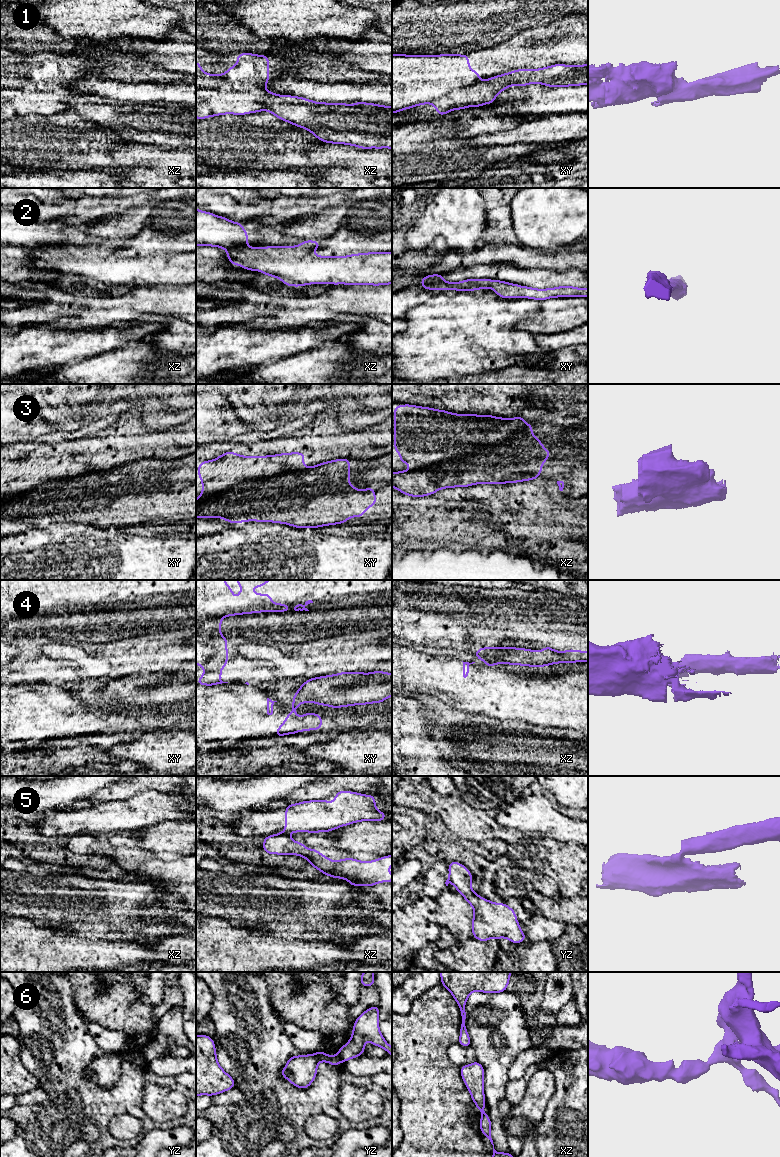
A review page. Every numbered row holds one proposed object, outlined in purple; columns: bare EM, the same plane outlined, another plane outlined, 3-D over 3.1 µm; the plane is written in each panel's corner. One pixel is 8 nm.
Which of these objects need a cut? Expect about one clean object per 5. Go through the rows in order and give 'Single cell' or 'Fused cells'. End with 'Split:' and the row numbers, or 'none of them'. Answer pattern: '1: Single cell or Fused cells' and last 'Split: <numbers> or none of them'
1: Fused cells
2: Fused cells
3: Fused cells
4: Fused cells
5: Fused cells
6: Fused cells
Split: 1, 2, 3, 4, 5, 6

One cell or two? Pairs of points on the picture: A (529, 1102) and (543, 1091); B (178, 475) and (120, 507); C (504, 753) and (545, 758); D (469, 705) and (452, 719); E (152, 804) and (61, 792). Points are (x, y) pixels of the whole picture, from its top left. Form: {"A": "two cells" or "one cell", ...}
{"A": "one cell", "B": "one cell", "C": "one cell", "D": "two cells", "E": "two cells"}

